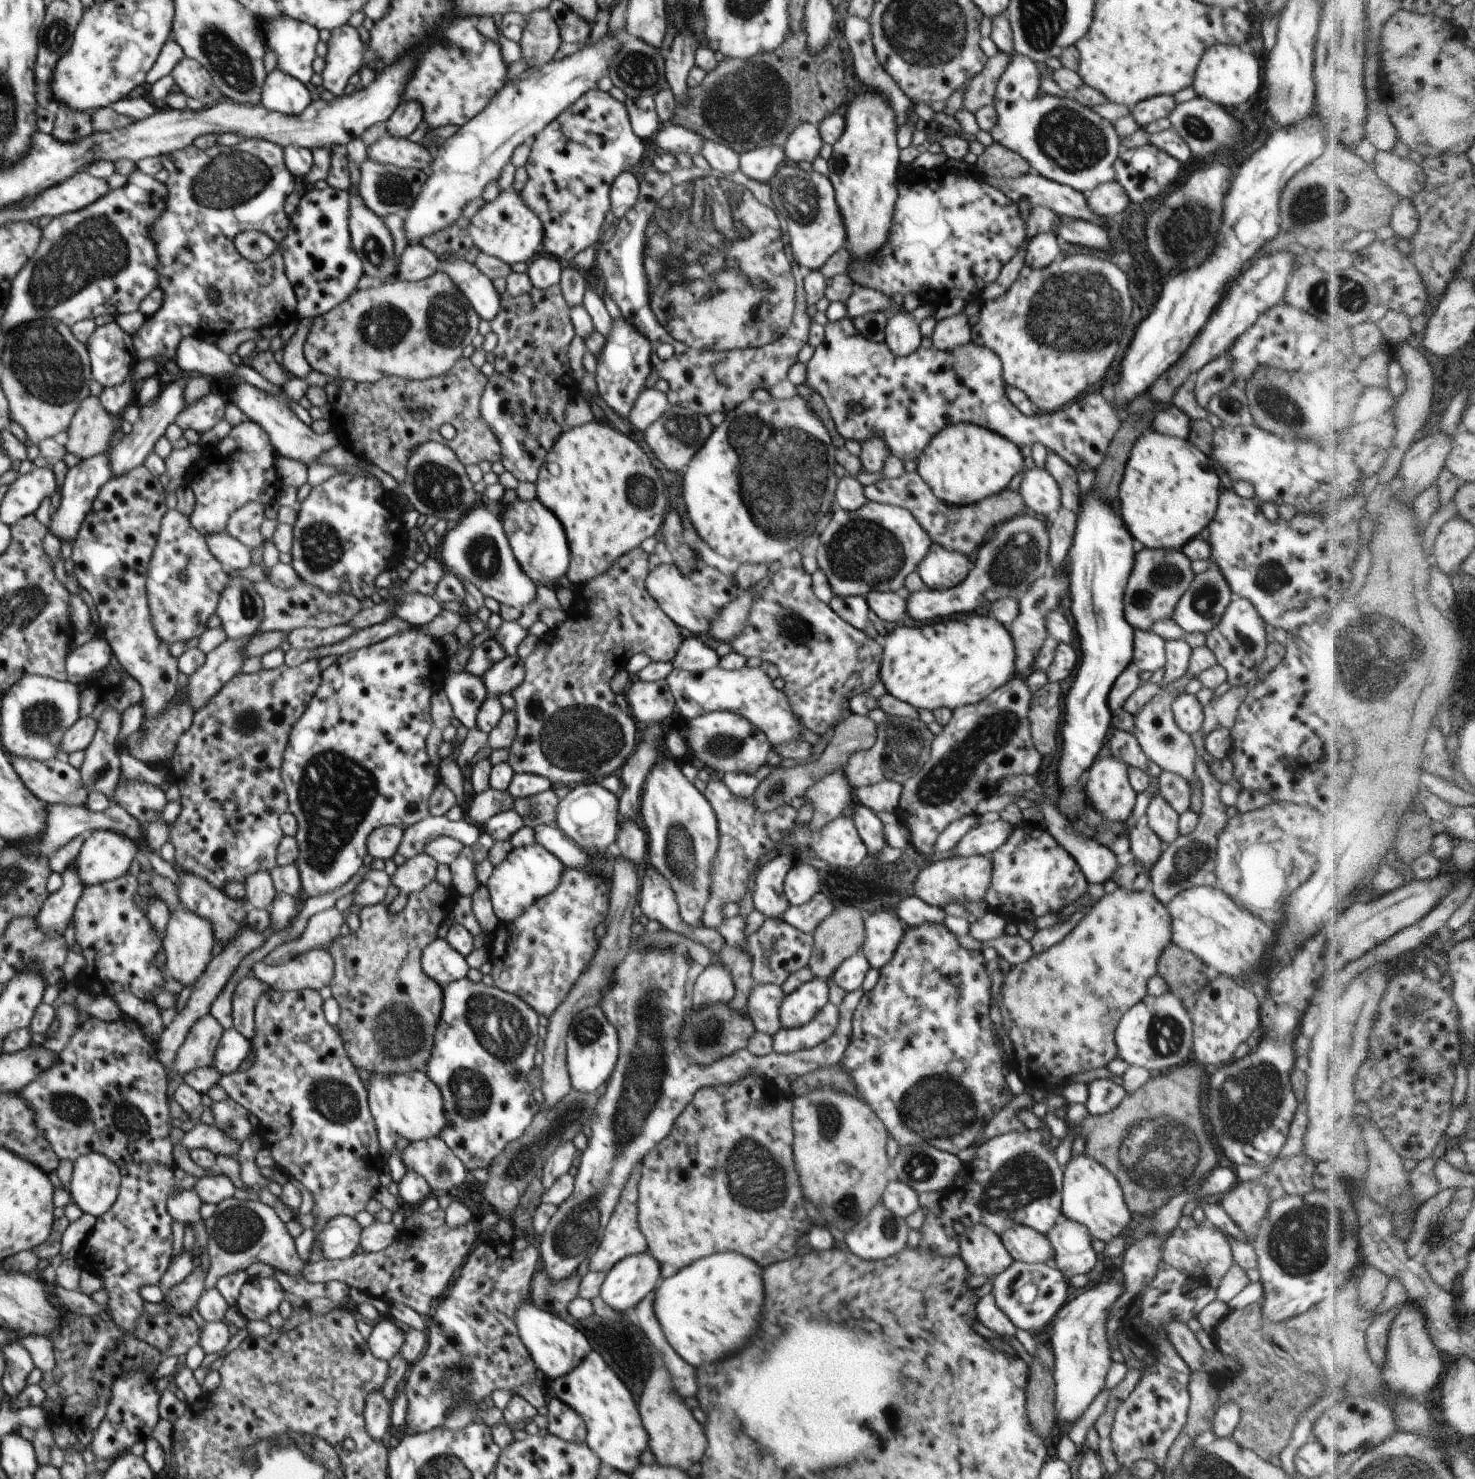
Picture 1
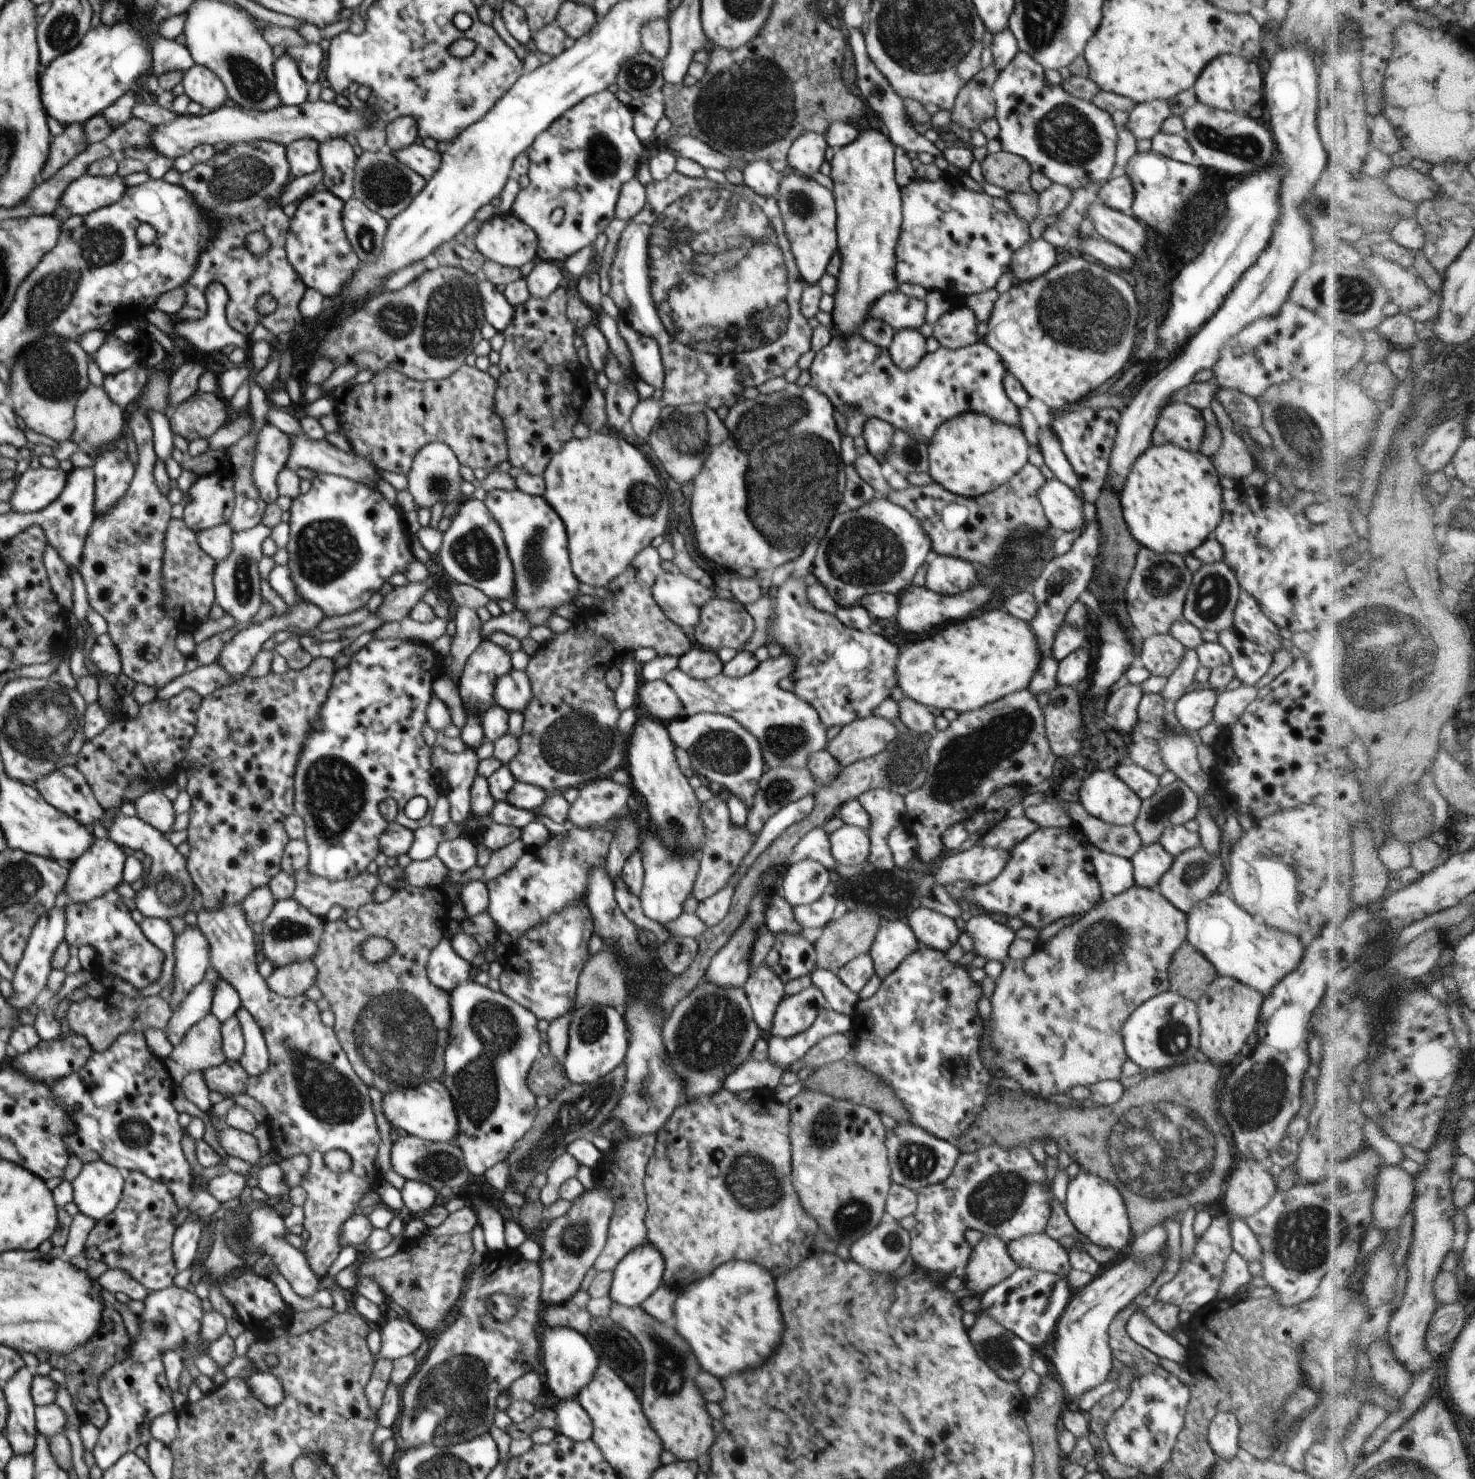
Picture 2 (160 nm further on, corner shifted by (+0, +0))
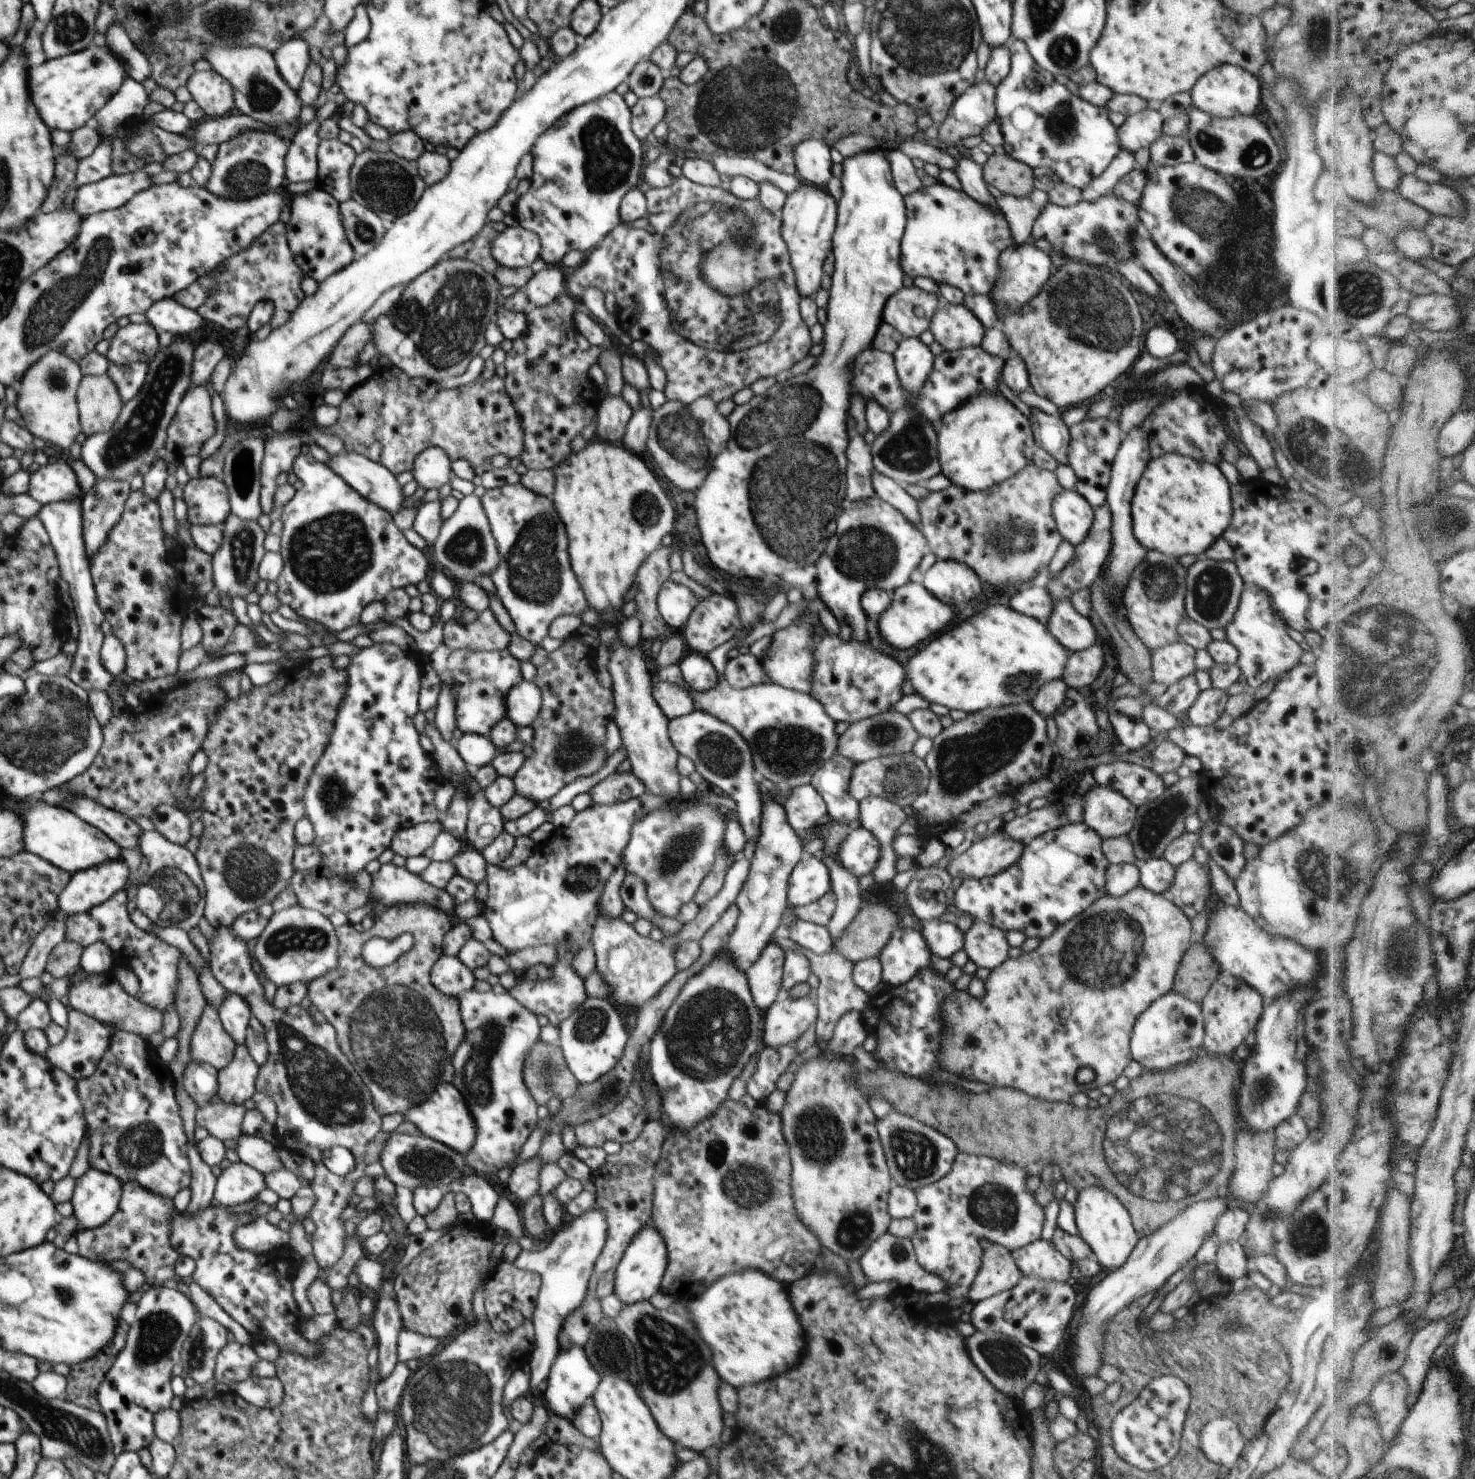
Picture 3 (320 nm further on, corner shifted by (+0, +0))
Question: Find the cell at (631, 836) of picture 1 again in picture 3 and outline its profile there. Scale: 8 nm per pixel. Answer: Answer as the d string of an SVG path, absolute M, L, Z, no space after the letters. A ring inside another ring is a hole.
M626 874L620 887L620 898L626 910L634 912L639 918L650 921L659 914L649 901L646 885L636 875Z

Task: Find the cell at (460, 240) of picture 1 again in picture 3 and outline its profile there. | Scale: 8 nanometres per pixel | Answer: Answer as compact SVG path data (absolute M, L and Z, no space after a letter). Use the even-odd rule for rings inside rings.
M487 220L484 225L484 230L481 230L478 235L473 236L464 244L455 246L447 252L449 258L466 259L479 264L486 272L495 273L500 267L496 259L491 253L492 241L505 230L505 224L498 221Z

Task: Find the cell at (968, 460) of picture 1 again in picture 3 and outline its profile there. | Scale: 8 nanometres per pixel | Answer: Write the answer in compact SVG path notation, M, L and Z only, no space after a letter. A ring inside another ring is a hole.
M1000 392L968 398L941 418L936 431L941 472L966 491L981 491L1013 477L1030 462L1036 446L1029 418Z

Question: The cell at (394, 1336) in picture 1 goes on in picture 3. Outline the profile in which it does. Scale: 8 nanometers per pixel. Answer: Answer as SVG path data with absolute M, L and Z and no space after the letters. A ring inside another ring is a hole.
M404 1326L398 1335L397 1357L399 1362L406 1363L408 1360L418 1360L421 1364L426 1362L436 1352L439 1339L427 1337L412 1331Z

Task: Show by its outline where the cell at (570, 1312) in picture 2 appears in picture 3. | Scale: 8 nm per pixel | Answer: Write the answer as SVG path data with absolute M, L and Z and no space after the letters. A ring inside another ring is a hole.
M588 1295L586 1300L566 1318L559 1334L559 1348L564 1351L570 1347L586 1346L590 1330L605 1317L601 1299Z

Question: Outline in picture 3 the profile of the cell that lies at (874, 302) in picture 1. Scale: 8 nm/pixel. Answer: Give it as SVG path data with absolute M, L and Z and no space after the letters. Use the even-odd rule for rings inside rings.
M902 287L885 304L883 320L895 326L904 337L919 337L929 329L942 297L918 287Z

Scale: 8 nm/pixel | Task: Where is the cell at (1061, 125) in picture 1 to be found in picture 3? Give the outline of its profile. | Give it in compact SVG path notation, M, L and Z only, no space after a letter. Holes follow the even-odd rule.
M1010 39L1006 46L1010 51L1010 70L1006 75L1006 78L1000 82L1000 84L995 88L995 105L997 110L997 115L995 116L996 122L1001 126L1001 131L1003 134L1003 147L1006 154L1010 155L1012 158L1015 158L1017 161L1023 162L1030 166L1030 168L1035 169L1036 167L1044 167L1047 169L1052 169L1062 181L1068 183L1069 185L1075 186L1076 188L1083 189L1088 186L1088 183L1096 177L1099 177L1112 159L1121 151L1121 146L1119 145L1119 140L1117 137L1117 128L1110 122L1109 119L1109 110L1106 107L1097 107L1093 104L1090 104L1088 101L1085 101L1082 97L1074 95L1066 85L1058 83L1054 79L1054 75L1049 73L1047 70L1044 70L1041 66L1036 64L1034 58L1029 53L1026 43L1022 42L1020 39Z

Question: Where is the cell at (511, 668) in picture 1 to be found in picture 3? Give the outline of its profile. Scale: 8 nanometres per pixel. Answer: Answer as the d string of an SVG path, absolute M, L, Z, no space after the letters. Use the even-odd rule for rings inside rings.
M522 681L506 695L507 718L518 728L531 726L542 706L541 690L534 682Z

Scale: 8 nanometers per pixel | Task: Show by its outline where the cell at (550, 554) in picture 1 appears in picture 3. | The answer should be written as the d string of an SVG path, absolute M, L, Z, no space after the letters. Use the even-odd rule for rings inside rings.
M522 483L487 489L481 497L481 503L500 554L498 566L490 574L495 594L514 622L515 632L522 638L541 645L543 639L548 639L549 628L555 618L562 615L576 615L581 618L581 614L588 609L585 594L574 571L570 568L570 560L566 554L568 540L566 540L565 524L555 509L552 498L536 494Z

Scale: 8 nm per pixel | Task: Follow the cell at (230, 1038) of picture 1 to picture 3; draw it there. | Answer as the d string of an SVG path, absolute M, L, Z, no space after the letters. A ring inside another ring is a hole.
M228 993L218 1009L220 1020L236 1044L245 1042L246 1029L252 1016L251 1008L239 994Z

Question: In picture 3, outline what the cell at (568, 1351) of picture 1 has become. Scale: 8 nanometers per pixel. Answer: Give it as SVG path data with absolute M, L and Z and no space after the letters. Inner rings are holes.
M574 1346L564 1351L560 1349L552 1363L547 1382L543 1386L544 1398L547 1402L545 1405L550 1413L565 1418L572 1423L588 1398L596 1392L600 1381L600 1374L593 1369L582 1347Z

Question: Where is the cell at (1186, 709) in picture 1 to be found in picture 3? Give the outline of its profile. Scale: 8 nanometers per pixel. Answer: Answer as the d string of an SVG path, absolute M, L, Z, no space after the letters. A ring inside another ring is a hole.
M1214 687L1200 691L1187 712L1190 722L1196 726L1212 727L1218 717L1225 712L1229 697L1226 691Z

